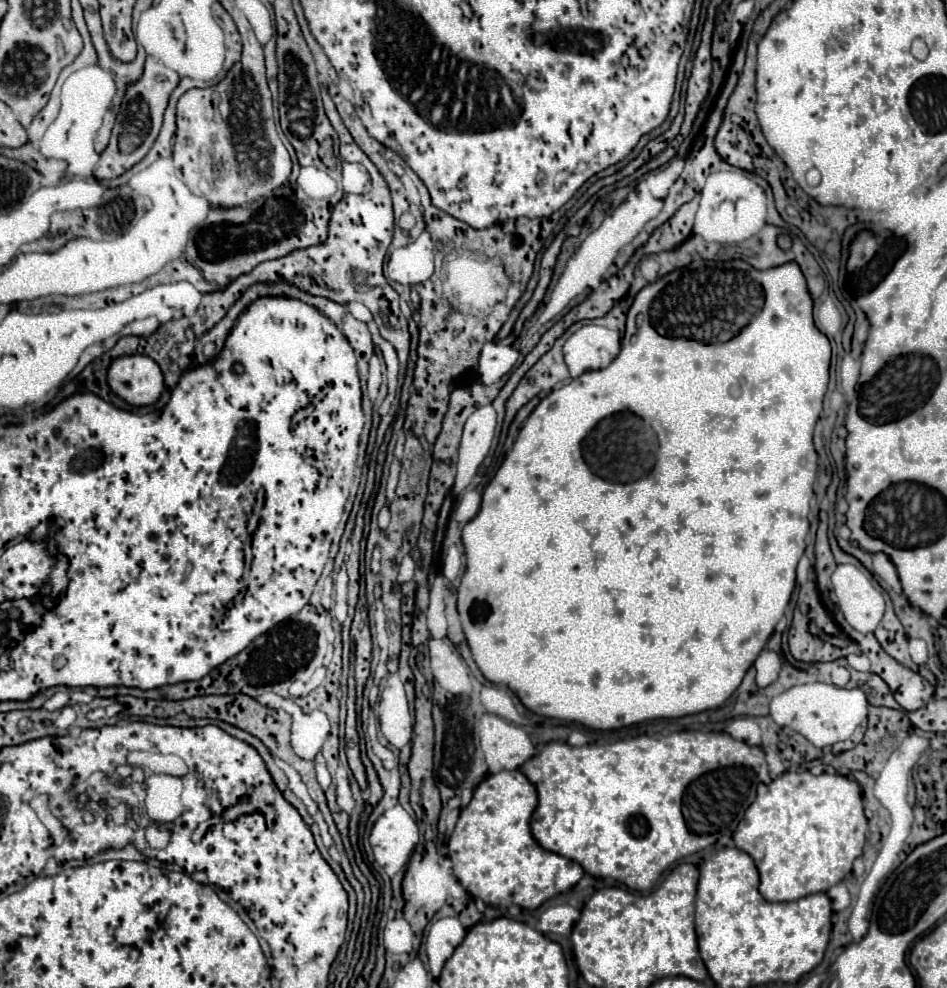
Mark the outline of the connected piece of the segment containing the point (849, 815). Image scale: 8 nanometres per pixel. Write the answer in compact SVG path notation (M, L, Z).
M808 771L784 773L770 785L759 783L756 799L738 823L733 840L738 849L746 851L754 859L760 873L760 895L766 901L796 901L812 893L826 893L852 871L852 861L862 855L866 841L866 817L860 785L854 779L836 773L812 775Z

